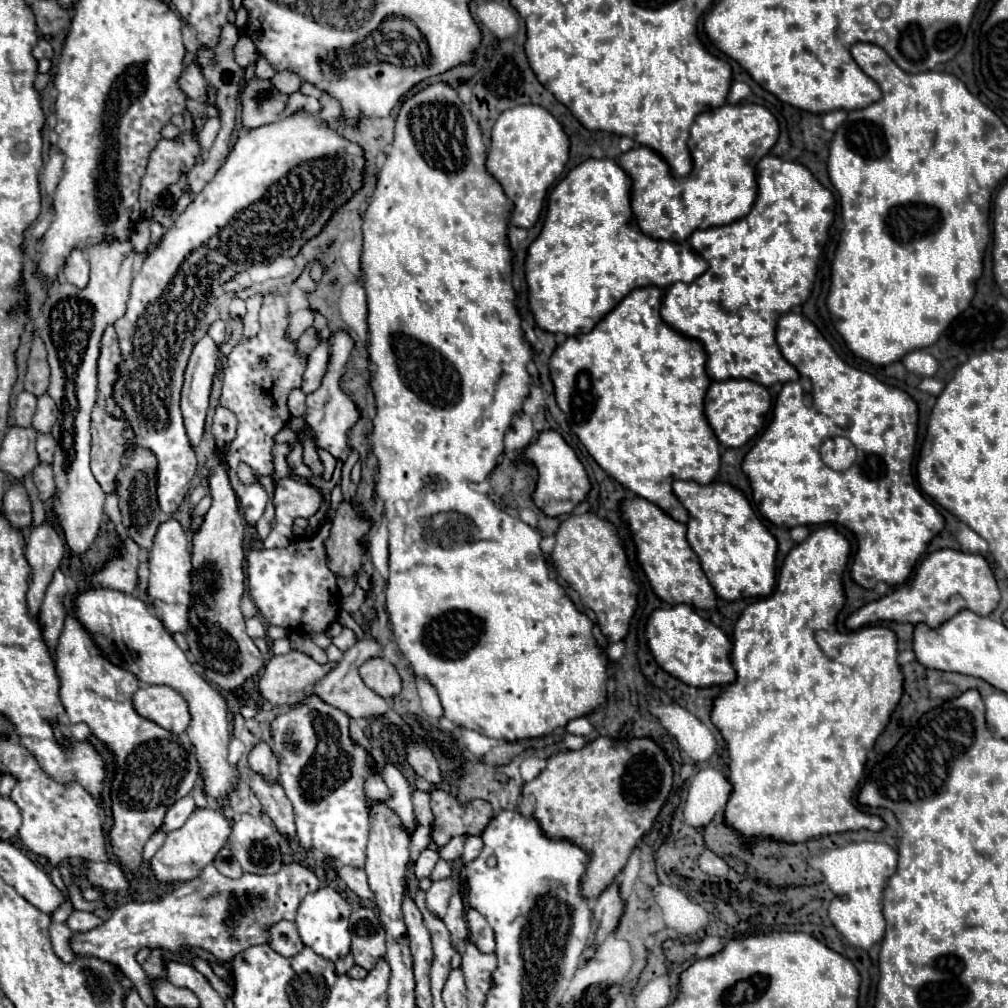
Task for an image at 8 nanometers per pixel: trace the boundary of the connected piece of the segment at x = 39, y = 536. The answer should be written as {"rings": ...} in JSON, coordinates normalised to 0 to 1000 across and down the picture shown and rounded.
{"rings":[[[43,518],[41,522],[35,522],[29,528],[25,542],[25,554],[31,560],[31,579],[27,587],[27,597],[29,607],[33,611],[37,611],[41,603],[45,585],[51,577],[53,567],[59,563],[63,548],[64,548],[63,534],[49,518]]]}

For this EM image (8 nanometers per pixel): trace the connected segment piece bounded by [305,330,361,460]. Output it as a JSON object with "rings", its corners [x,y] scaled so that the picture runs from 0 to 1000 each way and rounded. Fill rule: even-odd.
{"rings":[[[336,327],[332,331],[328,331],[328,343],[326,343],[326,349],[328,349],[328,357],[326,357],[326,367],[320,375],[320,381],[309,389],[305,393],[305,409],[303,409],[303,419],[307,425],[313,427],[313,433],[314,433],[314,442],[318,444],[324,444],[332,454],[336,456],[344,456],[348,444],[346,444],[346,427],[354,421],[354,417],[358,415],[358,407],[354,405],[354,401],[338,387],[338,373],[342,371],[342,363],[344,363],[344,355],[348,351],[348,347],[352,345],[352,337]]]}

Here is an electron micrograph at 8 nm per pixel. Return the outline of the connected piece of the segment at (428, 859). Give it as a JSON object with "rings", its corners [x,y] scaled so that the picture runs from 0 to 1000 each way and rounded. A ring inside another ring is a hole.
{"rings":[[[426,841],[420,843],[418,849],[416,849],[416,853],[412,855],[412,869],[414,869],[414,871],[428,869],[434,853],[436,853],[436,847],[434,847],[432,843],[426,843]]]}

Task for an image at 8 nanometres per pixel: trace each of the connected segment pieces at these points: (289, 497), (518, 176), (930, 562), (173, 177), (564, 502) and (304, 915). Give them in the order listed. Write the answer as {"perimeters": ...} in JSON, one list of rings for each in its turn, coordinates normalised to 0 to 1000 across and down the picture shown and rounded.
{"perimeters":[[[[291,474],[279,476],[273,486],[273,506],[275,520],[263,536],[263,544],[281,544],[291,536],[291,516],[309,514],[318,504],[320,492],[314,484],[299,480]]],[[[521,103],[501,109],[487,129],[487,149],[483,155],[483,171],[499,185],[499,190],[509,198],[511,208],[507,222],[529,226],[537,214],[541,196],[551,185],[564,157],[564,137],[557,123],[533,103]]],[[[936,544],[918,552],[904,579],[890,583],[886,589],[872,593],[870,597],[858,599],[838,615],[838,621],[842,625],[850,625],[862,619],[888,615],[888,617],[906,617],[906,619],[918,617],[924,623],[930,623],[934,617],[941,615],[953,605],[963,605],[971,611],[981,611],[989,603],[991,595],[993,595],[993,587],[989,583],[985,565],[981,563],[981,558],[973,550]]],[[[182,111],[182,129],[176,137],[172,139],[164,139],[160,137],[158,143],[152,147],[150,157],[148,157],[148,165],[144,175],[140,177],[140,188],[138,188],[138,200],[140,204],[150,202],[150,198],[154,198],[160,192],[160,183],[174,183],[178,179],[180,173],[188,171],[193,163],[197,163],[201,159],[201,147],[197,145],[195,137],[193,137],[193,123],[191,123],[191,115],[189,111]]],[[[551,427],[537,429],[533,438],[527,440],[521,446],[519,452],[525,454],[535,466],[535,476],[533,476],[533,484],[531,484],[529,496],[543,512],[566,510],[568,504],[572,500],[576,500],[580,496],[580,492],[584,490],[586,478],[584,478],[584,472],[580,468],[580,462],[576,460],[576,456],[572,454],[570,446],[561,438],[561,435],[555,429],[551,429]]],[[[322,879],[322,881],[316,881],[314,885],[309,885],[307,889],[303,889],[303,893],[299,895],[299,899],[295,903],[293,917],[297,921],[297,929],[303,938],[311,940],[314,946],[332,954],[332,952],[344,948],[346,938],[348,938],[346,909],[348,909],[348,899],[338,891],[336,885]]]]}

